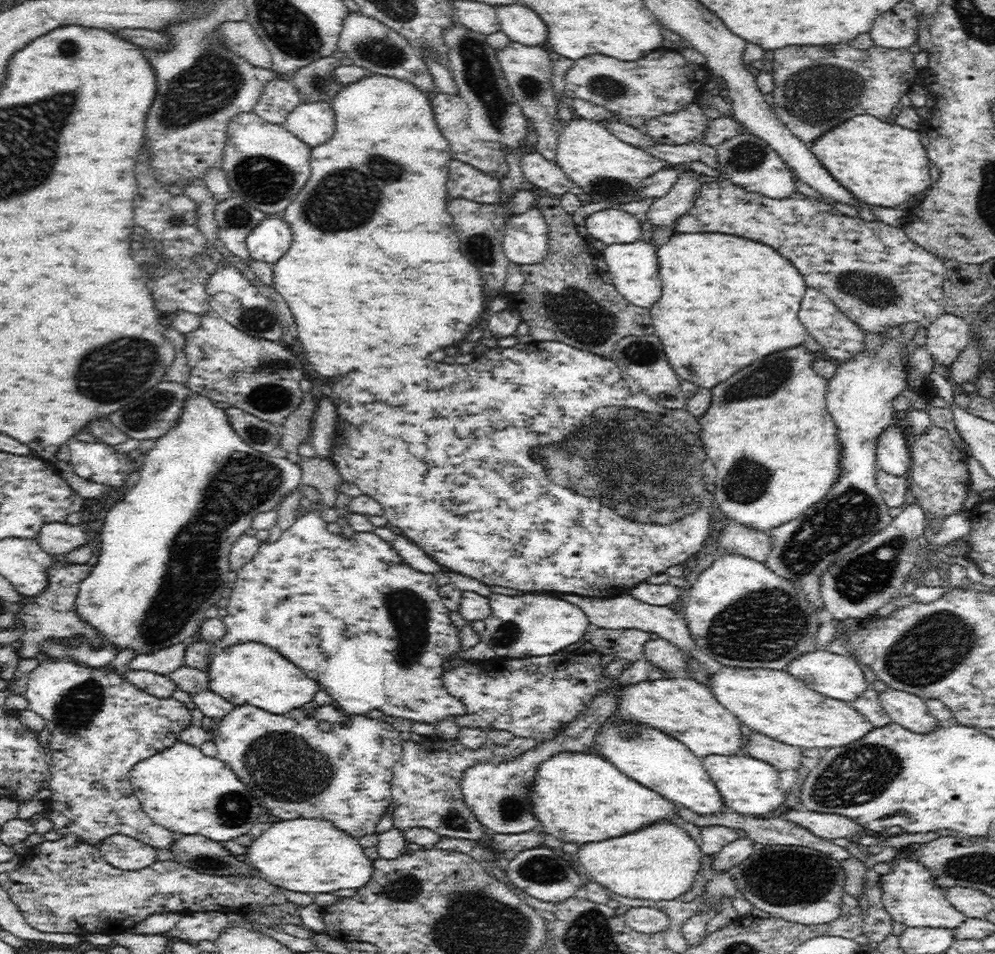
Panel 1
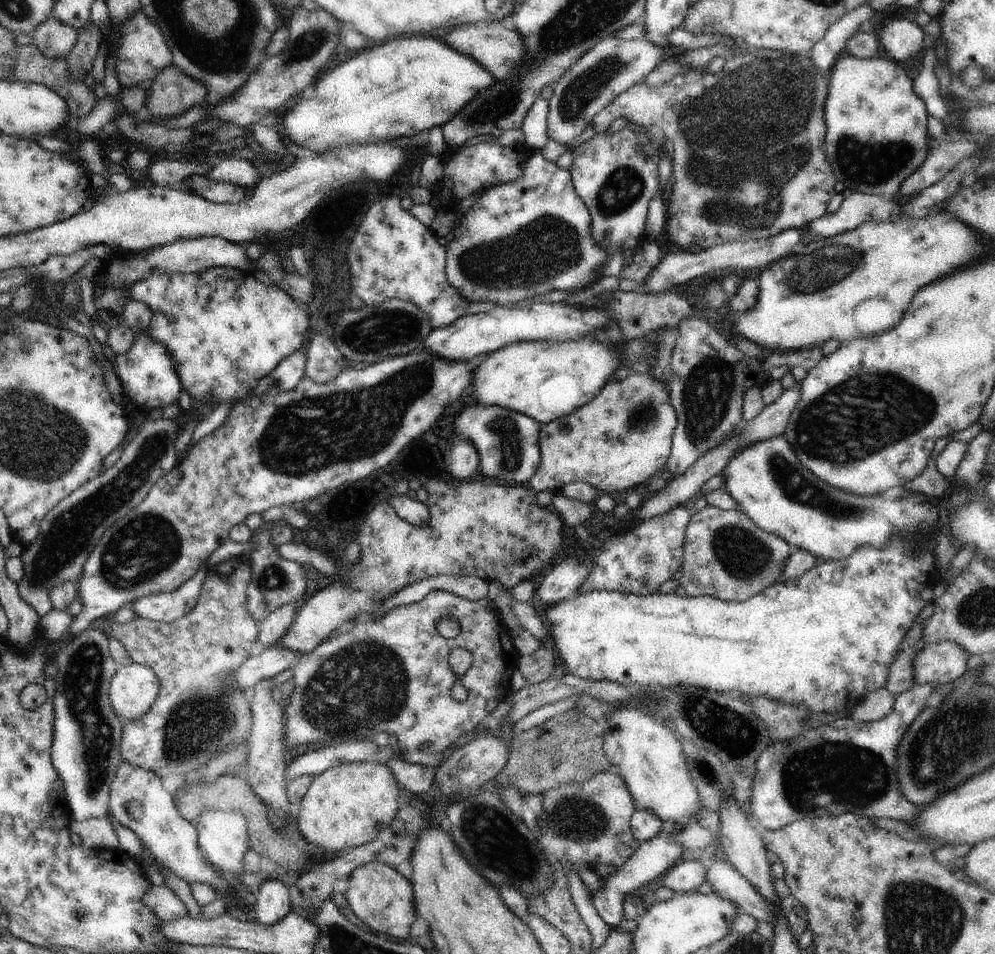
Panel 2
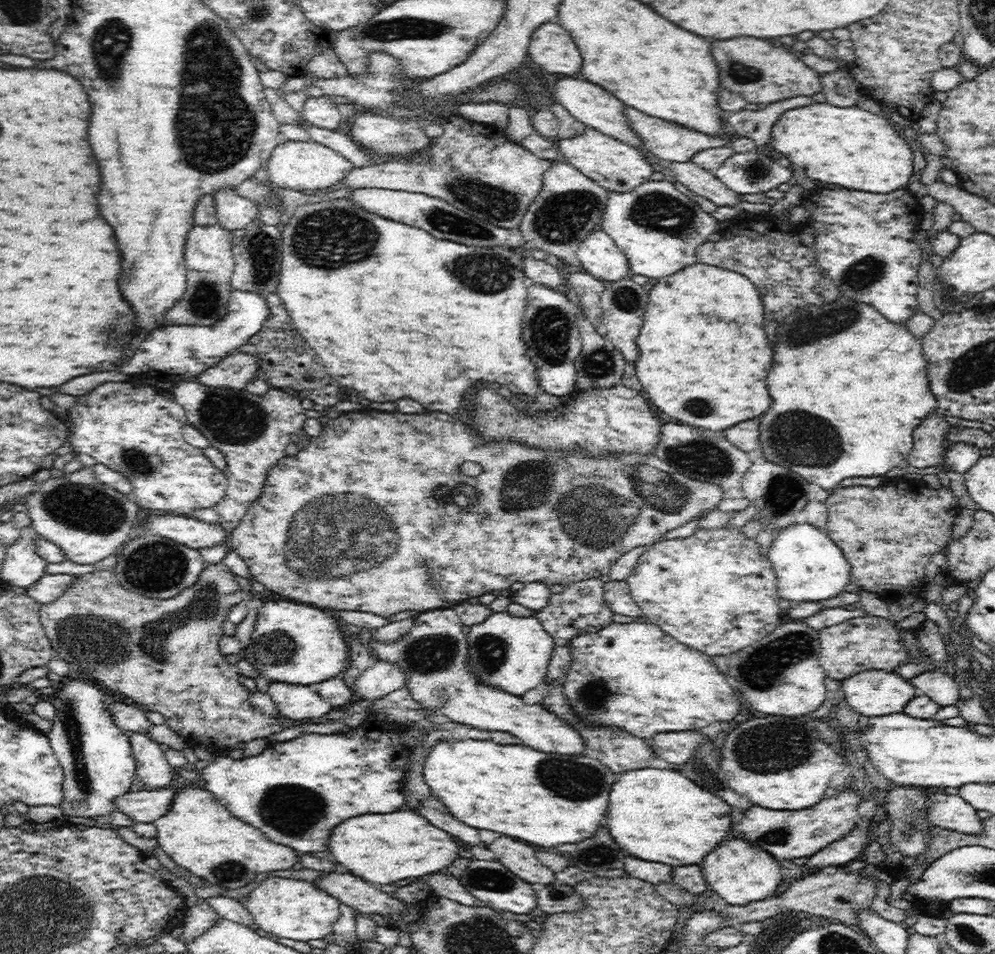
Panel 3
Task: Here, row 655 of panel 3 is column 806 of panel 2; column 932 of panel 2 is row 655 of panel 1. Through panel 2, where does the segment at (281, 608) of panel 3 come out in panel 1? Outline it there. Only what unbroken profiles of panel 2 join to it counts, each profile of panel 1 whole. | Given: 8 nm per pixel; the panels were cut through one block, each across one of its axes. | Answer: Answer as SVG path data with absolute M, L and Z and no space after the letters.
M236 644L216 651L207 668L209 689L237 706L254 704L274 714L286 714L310 702L320 686L276 650L258 644Z

